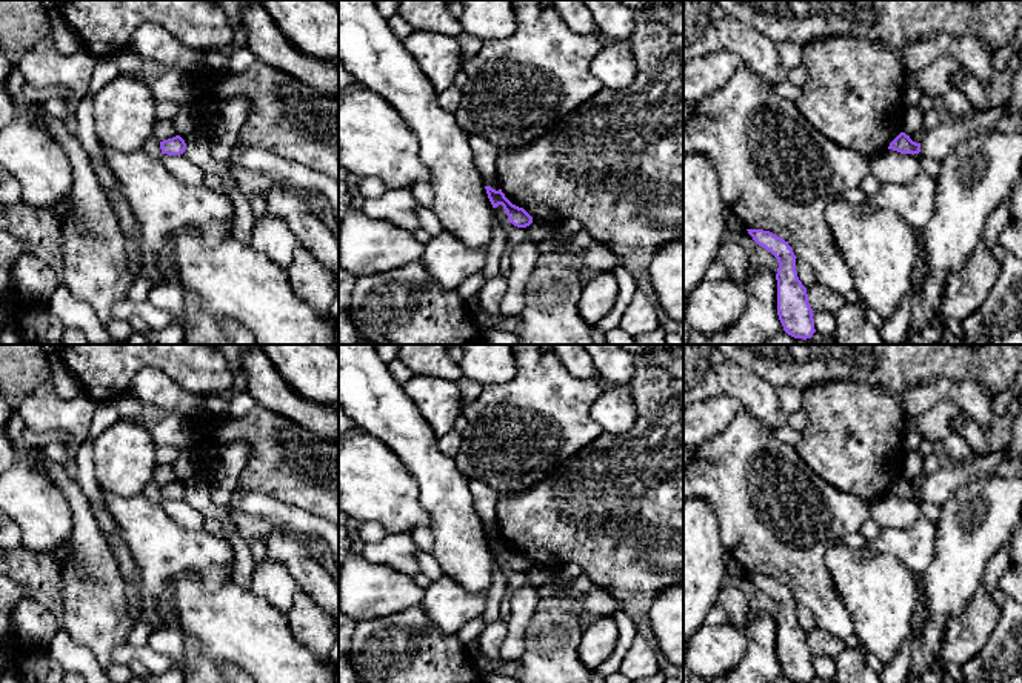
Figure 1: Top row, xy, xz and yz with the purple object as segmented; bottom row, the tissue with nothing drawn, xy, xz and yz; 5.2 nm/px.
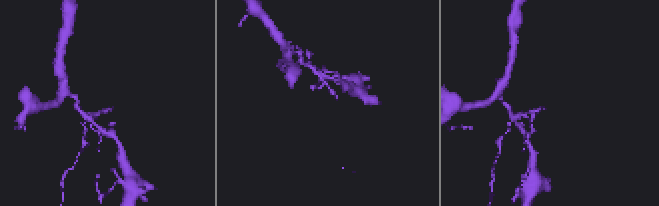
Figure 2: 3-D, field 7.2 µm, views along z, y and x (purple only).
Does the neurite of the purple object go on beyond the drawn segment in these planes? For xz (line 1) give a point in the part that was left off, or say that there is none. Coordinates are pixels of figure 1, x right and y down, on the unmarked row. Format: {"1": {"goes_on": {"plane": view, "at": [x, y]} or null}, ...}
{"1": {"goes_on": null}}

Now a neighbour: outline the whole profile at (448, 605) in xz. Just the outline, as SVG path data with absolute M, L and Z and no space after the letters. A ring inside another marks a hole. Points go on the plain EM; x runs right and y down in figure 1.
M442 575L423 594L422 606L428 618L446 635L457 634L469 620L480 618L486 608L486 592L468 592Z

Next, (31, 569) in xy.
M25 546L0 551L0 575L26 589L55 589L62 586L62 566L54 554L35 552Z

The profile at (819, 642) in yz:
M817 626L807 632L807 638L813 655L827 655L836 660L847 649L843 640L834 638Z

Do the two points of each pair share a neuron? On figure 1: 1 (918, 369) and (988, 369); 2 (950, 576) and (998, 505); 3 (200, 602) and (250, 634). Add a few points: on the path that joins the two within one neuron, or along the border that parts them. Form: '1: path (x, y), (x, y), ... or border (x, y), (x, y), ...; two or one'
1: path (935, 365), (971, 365); one
2: path (961, 559), (962, 549), (988, 522); one
3: path (213, 614), (220, 622), (237, 626); one

